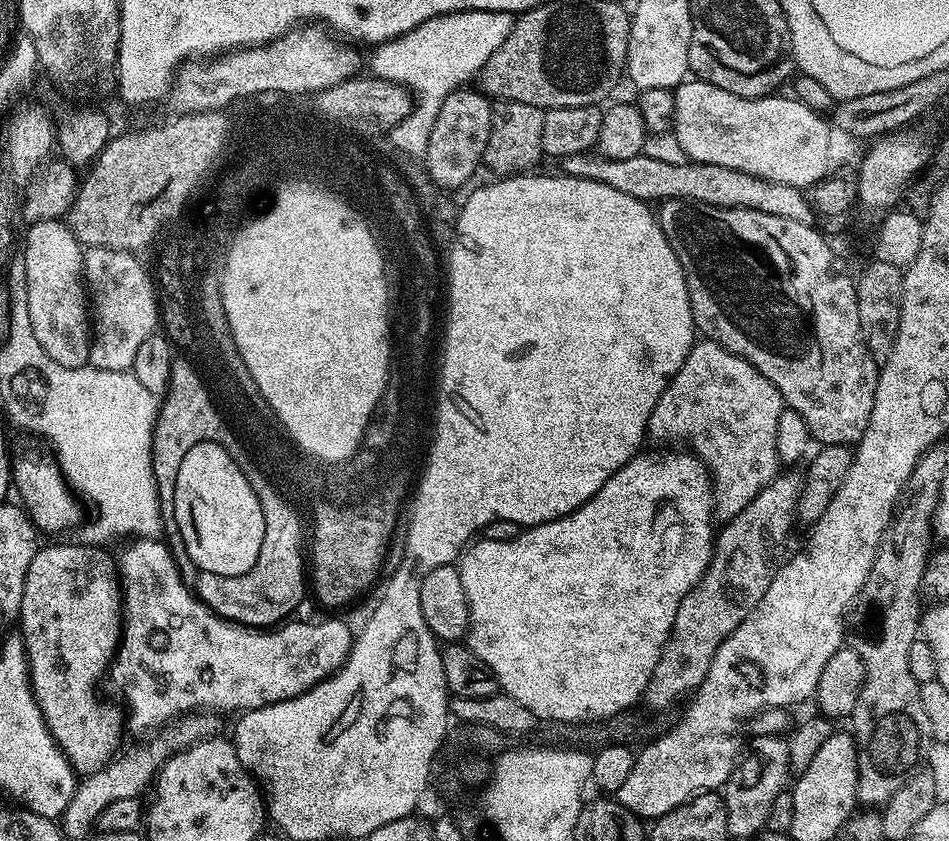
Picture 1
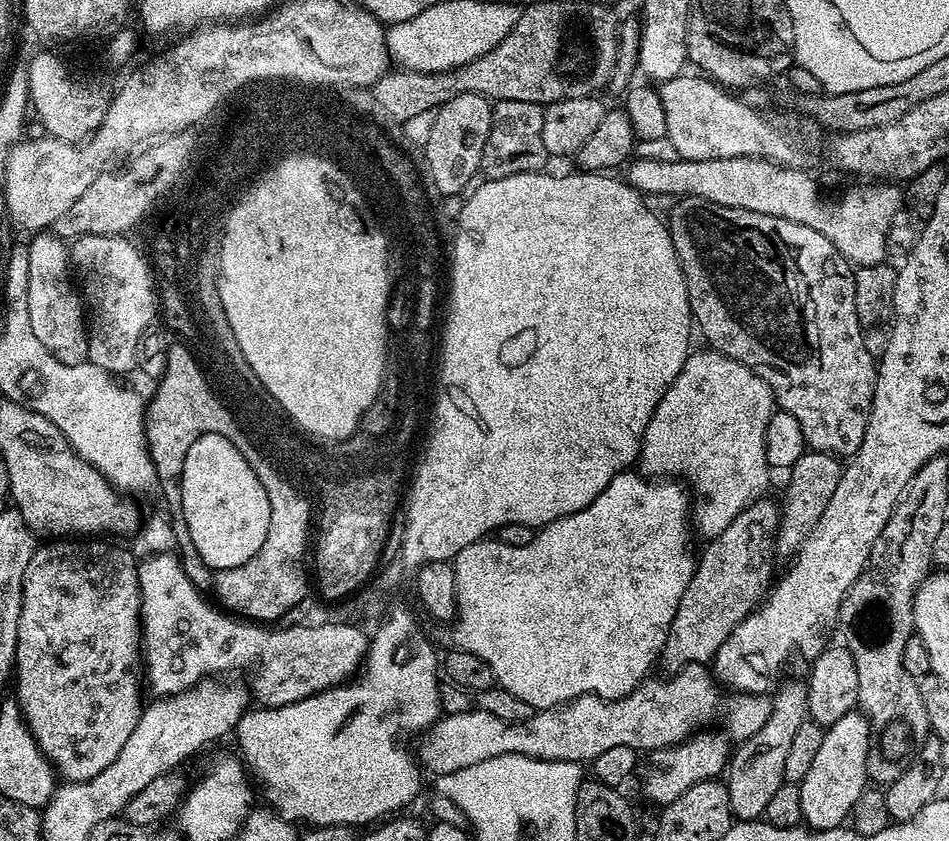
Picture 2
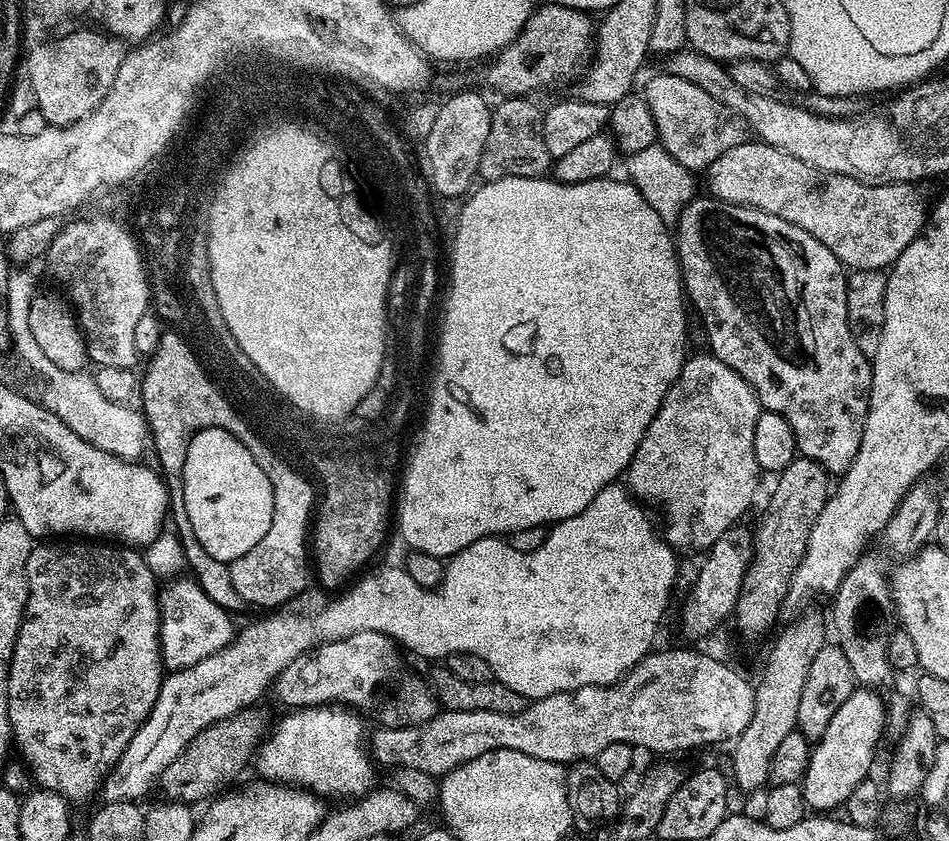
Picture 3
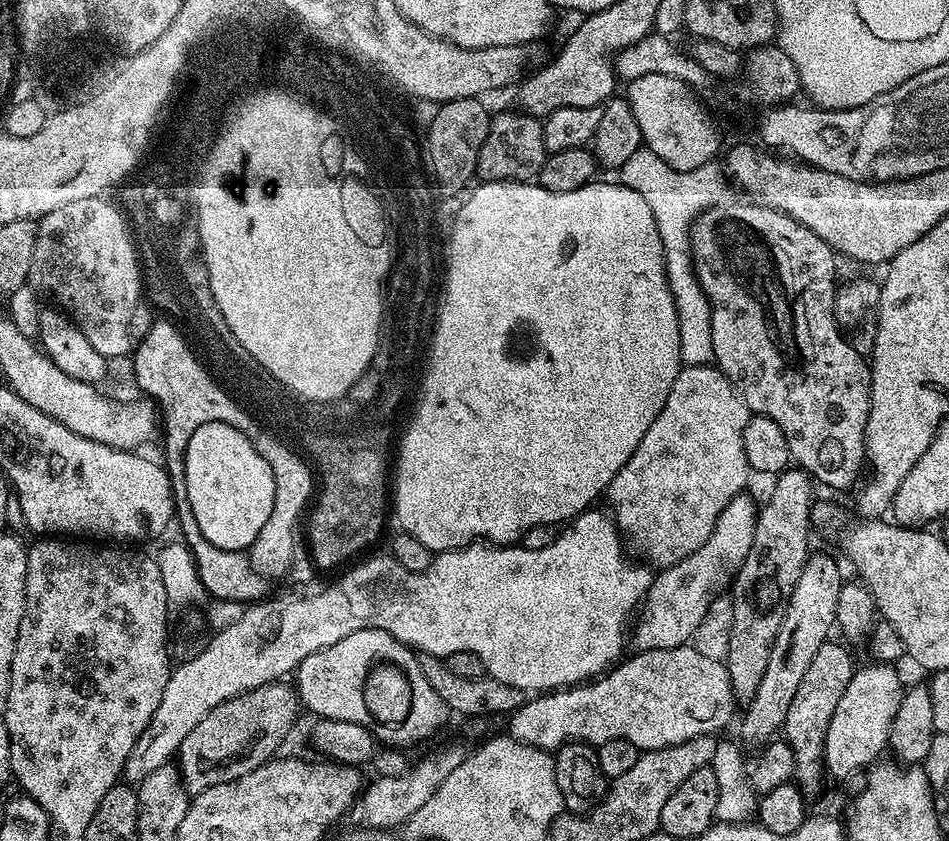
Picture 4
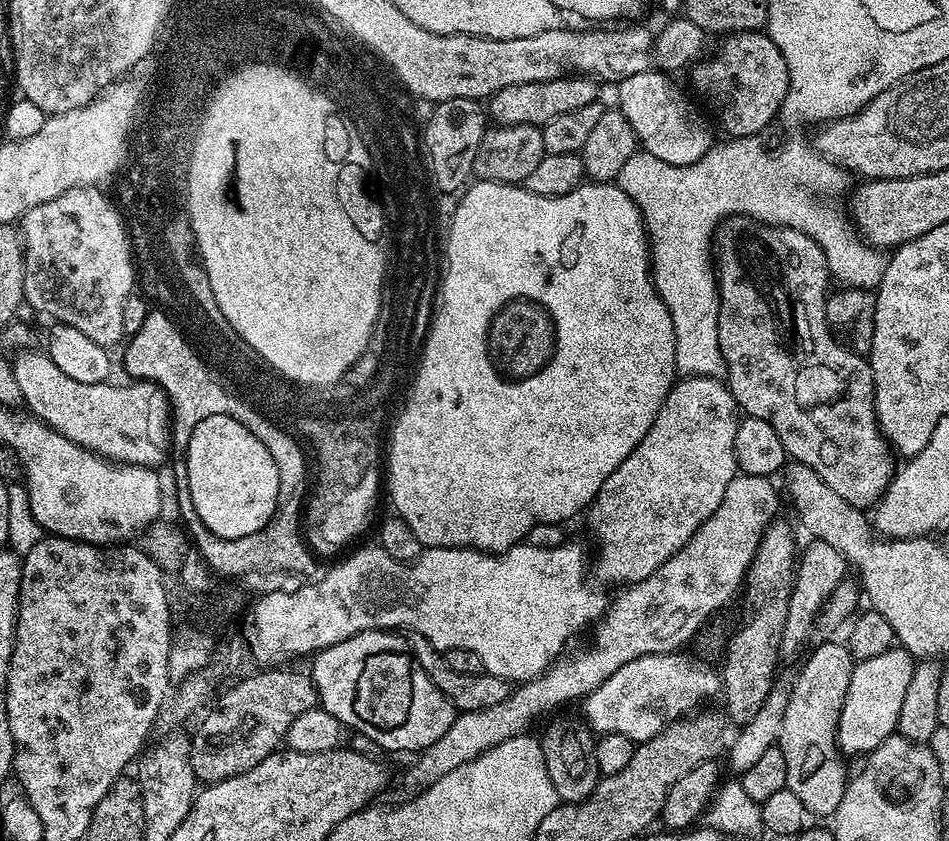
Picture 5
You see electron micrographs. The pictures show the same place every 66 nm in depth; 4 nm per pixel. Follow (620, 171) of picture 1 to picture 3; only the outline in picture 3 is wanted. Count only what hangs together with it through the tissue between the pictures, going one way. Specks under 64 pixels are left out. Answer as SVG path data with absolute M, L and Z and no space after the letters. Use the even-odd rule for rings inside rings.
M756 138L745 139L738 146L730 146L726 154L718 154L714 162L706 169L708 188L715 199L725 204L737 204L747 208L757 208L766 214L774 214L774 218L782 218L802 230L806 230L830 254L834 254L843 262L848 270L884 270L891 266L898 254L914 242L917 234L924 229L929 205L924 205L924 196L915 183L911 184L867 184L858 182L849 176L823 172L802 158L794 158L774 146L761 142Z

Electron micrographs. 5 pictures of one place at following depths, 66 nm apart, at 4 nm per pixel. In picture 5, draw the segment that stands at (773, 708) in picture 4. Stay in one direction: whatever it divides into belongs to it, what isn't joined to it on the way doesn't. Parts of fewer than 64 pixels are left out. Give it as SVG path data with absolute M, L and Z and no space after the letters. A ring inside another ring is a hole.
M809 539L808 545L803 545L798 556L796 566L796 578L792 582L792 593L788 603L786 614L786 630L782 630L782 646L780 647L781 657L796 656L800 651L805 651L804 643L812 636L812 627L815 629L818 624L820 611L824 604L834 594L834 590L849 575L850 565L834 546L821 540Z

